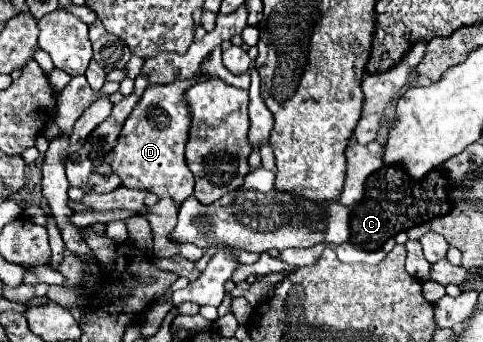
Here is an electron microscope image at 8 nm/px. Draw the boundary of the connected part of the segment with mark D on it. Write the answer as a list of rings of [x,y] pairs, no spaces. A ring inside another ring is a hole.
[[[191,82],[149,86],[139,104],[125,120],[117,146],[107,156],[107,162],[111,164],[115,174],[119,174],[123,186],[149,190],[159,198],[169,196],[177,204],[193,194],[193,174],[183,158],[191,120],[187,114],[187,106],[183,106],[183,90],[187,90],[187,86],[191,86]]]

